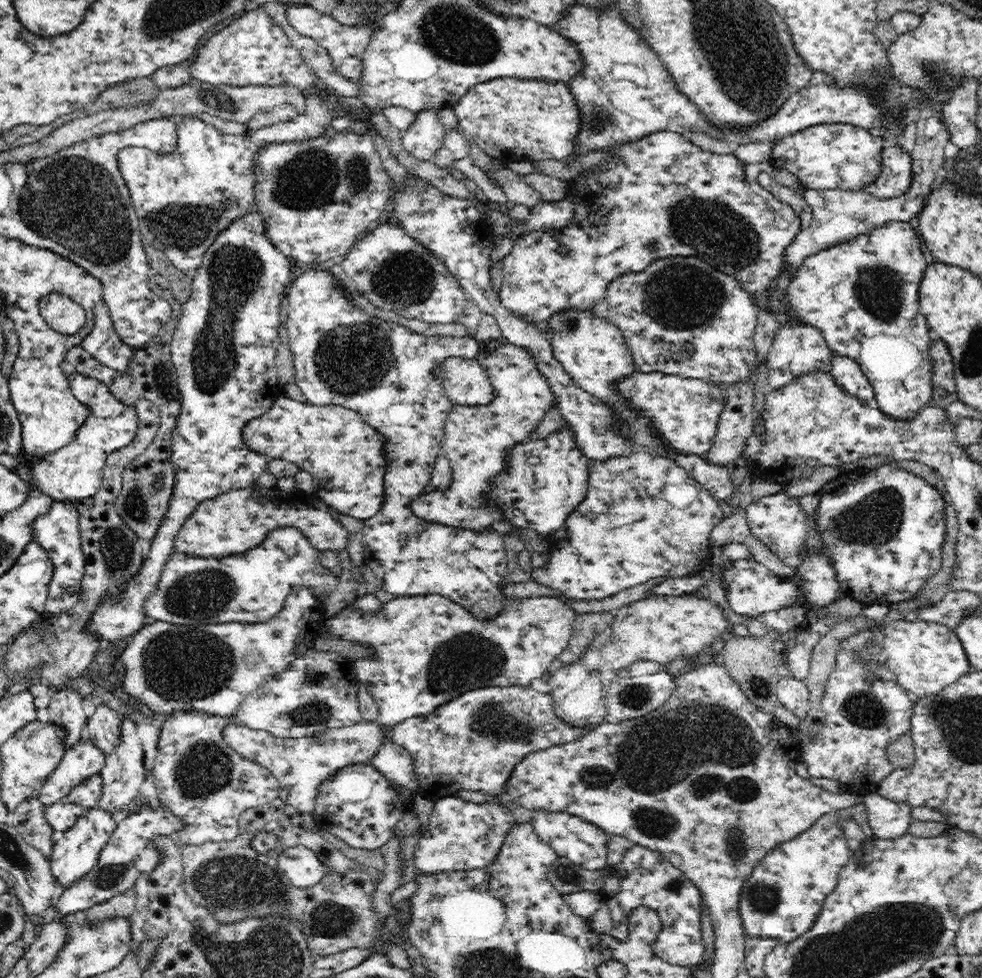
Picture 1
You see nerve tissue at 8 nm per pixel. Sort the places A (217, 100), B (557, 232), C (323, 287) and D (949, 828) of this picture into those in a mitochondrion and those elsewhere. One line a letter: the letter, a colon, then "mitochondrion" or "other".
A: mitochondrion
B: other
C: other
D: other

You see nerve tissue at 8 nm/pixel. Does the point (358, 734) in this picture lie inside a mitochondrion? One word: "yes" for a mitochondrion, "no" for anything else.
no

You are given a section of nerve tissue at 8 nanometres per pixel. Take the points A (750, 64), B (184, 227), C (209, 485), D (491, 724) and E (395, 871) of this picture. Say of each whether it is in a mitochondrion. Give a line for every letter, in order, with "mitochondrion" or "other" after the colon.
A: mitochondrion
B: mitochondrion
C: other
D: mitochondrion
E: other

